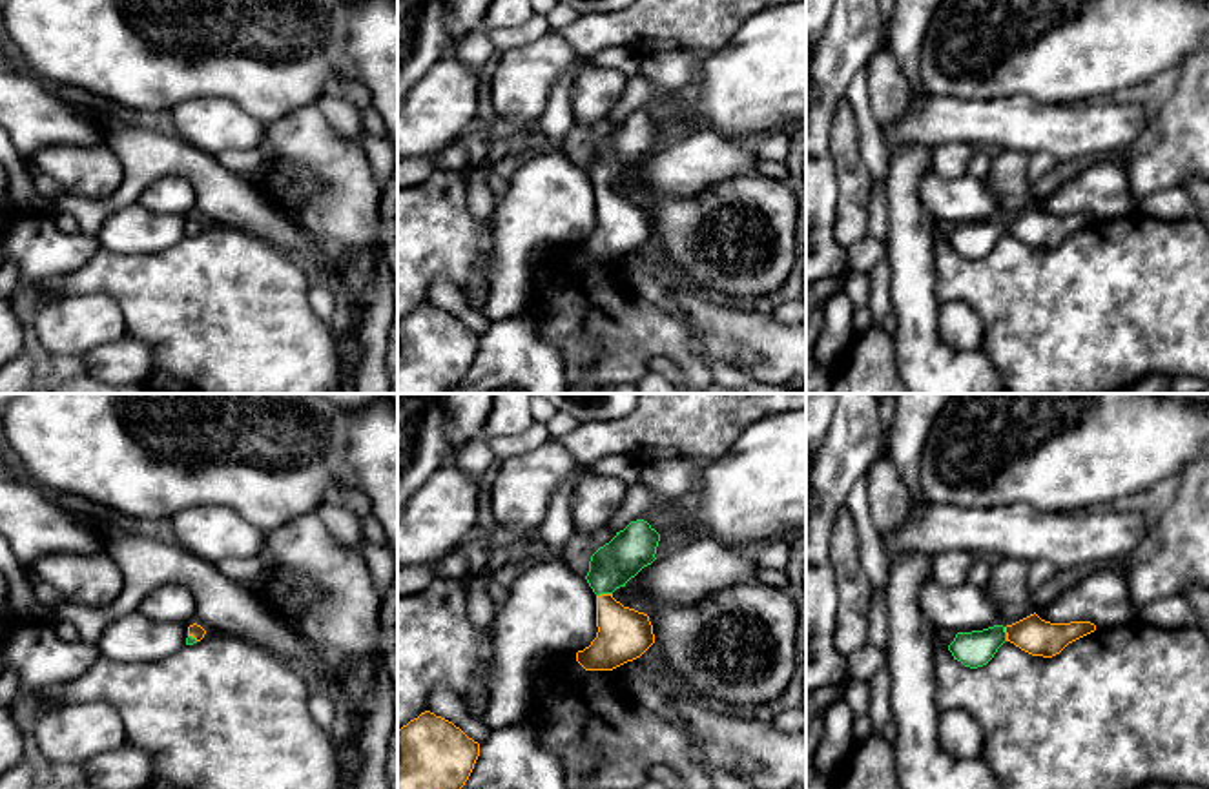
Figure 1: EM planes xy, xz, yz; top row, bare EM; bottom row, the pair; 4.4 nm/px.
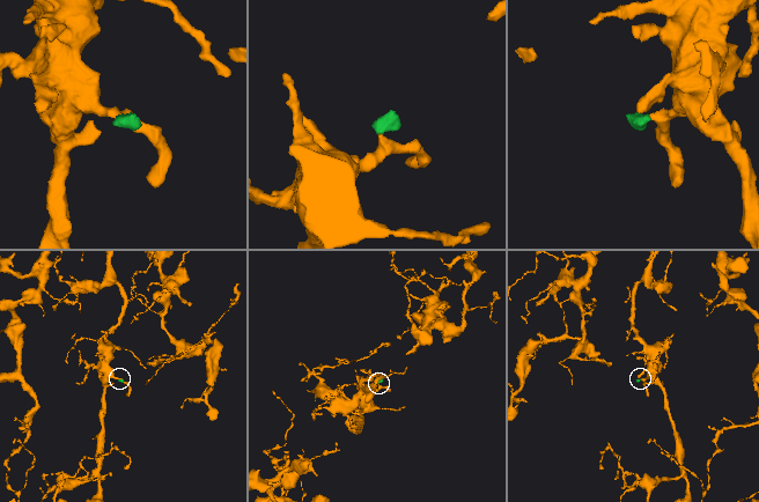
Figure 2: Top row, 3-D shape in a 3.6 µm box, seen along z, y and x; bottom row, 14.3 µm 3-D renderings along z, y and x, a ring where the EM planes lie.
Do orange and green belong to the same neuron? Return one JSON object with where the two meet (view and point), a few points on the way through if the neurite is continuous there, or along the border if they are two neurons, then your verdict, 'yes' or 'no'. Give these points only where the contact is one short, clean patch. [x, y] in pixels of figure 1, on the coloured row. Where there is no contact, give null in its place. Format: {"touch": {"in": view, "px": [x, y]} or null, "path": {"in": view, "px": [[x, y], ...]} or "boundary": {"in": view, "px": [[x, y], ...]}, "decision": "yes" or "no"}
{"touch": {"in": "xz", "px": [604, 594]}, "path": {"in": "xz", "px": [[624, 635], [613, 620], [604, 594], [604, 576], [631, 549]]}, "decision": "yes"}

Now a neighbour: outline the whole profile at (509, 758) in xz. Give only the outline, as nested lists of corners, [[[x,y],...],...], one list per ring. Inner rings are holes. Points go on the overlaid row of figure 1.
[[[523,720],[494,729],[461,789],[567,789],[560,756],[538,743],[538,729]]]

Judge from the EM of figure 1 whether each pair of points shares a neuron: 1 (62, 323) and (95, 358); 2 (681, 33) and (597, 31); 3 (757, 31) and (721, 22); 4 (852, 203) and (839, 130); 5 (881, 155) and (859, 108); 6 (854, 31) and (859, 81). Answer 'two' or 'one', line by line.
1: two
2: one
3: two
4: one
5: one
6: two

